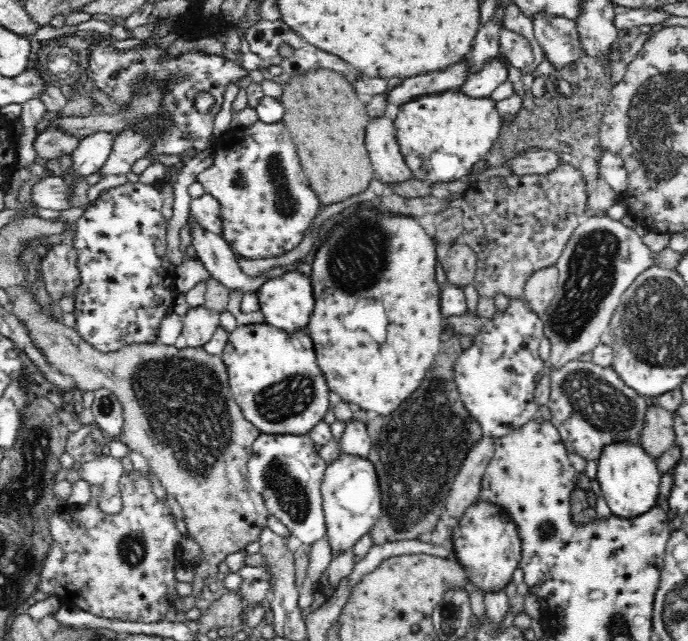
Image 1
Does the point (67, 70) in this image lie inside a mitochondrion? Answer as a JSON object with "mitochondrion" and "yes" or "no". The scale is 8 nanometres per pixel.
{"mitochondrion":"yes"}

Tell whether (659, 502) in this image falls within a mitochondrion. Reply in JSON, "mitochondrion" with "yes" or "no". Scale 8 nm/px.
{"mitochondrion":"no"}

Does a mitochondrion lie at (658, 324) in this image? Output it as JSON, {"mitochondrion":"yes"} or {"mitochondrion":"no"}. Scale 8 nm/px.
{"mitochondrion":"yes"}

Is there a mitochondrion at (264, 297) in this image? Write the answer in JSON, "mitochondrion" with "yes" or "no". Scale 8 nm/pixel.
{"mitochondrion":"no"}

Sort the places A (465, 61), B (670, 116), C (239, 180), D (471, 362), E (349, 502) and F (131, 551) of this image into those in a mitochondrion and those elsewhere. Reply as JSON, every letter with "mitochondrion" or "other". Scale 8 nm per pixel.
{"A":"other","B":"mitochondrion","C":"mitochondrion","D":"other","E":"other","F":"mitochondrion"}

